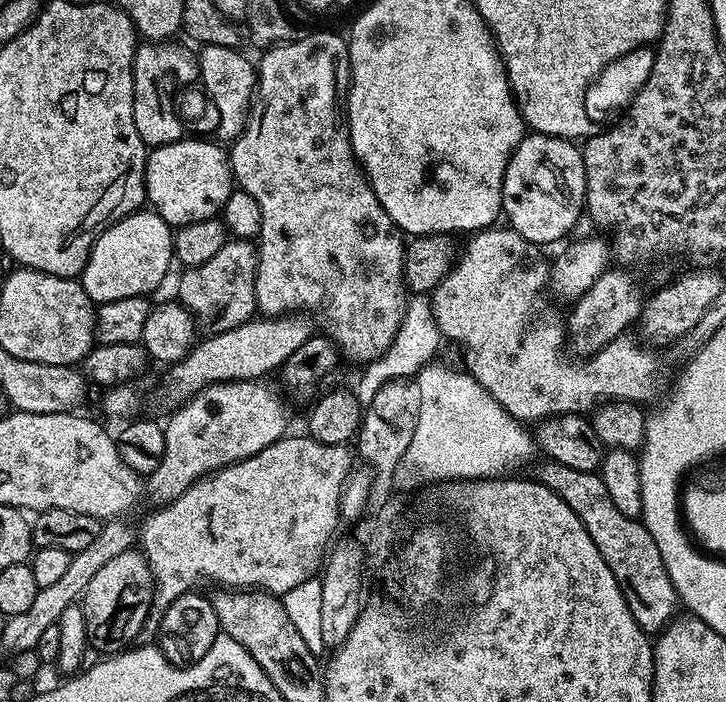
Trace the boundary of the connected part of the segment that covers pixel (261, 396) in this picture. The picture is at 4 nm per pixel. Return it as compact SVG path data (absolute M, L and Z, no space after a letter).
M231 380L210 384L169 416L172 417L164 424L166 454L162 454L158 470L150 473L146 480L147 491L149 488L154 495L161 496L161 501L164 502L177 500L193 482L203 476L211 476L227 464L236 464L266 450L266 446L278 442L289 431L287 406L280 401L280 396L274 389L267 388L260 380Z

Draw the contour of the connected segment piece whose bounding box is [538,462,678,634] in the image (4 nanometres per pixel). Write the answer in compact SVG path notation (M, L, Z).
M544 462L538 473L540 483L546 485L582 522L586 534L598 546L598 554L610 566L610 574L618 582L622 594L628 603L630 614L634 614L634 622L645 634L659 634L672 623L678 612L678 597L670 576L666 574L666 566L662 562L662 554L658 554L658 546L654 546L654 538L646 531L639 519L631 520L610 502L610 494L596 472L573 470L571 466L562 466L555 462Z

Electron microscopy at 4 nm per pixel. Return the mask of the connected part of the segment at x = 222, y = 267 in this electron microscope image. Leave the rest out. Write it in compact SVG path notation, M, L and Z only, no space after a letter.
M229 239L228 243L222 246L222 250L214 254L214 258L202 262L202 266L184 268L181 271L179 303L188 309L193 321L205 333L234 330L234 326L242 326L257 315L257 266L258 248L253 241Z

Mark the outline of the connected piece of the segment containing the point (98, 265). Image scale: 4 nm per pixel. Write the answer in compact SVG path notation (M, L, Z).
M154 210L132 212L117 224L111 224L94 242L88 255L88 261L82 273L85 294L97 305L114 302L118 298L134 298L148 296L168 276L168 267L174 264L172 250L173 225L167 224Z

